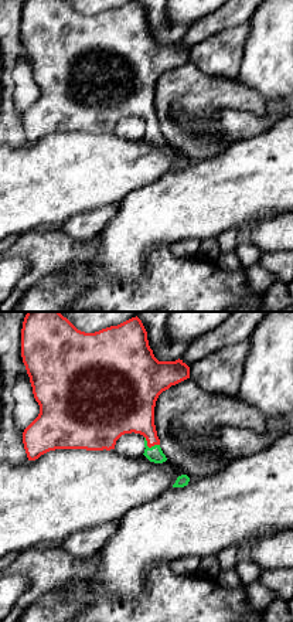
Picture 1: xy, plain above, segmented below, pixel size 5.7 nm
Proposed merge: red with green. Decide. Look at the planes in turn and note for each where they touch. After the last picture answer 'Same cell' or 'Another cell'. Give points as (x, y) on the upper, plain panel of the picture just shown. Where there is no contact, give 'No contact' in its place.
Touches red at (149, 129)

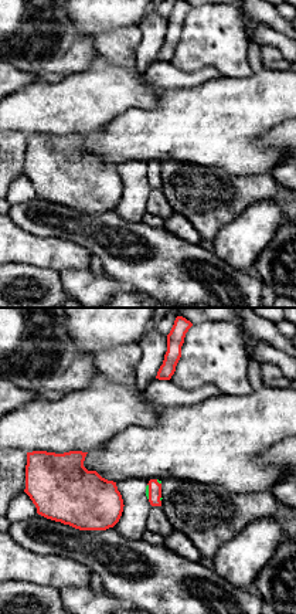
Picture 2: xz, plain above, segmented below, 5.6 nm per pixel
Touches red at (149, 173)

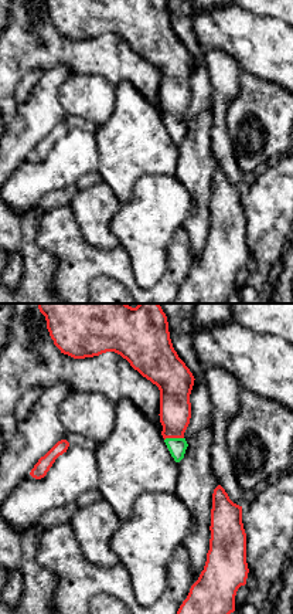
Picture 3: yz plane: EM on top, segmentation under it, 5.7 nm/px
Touches red at (173, 119)

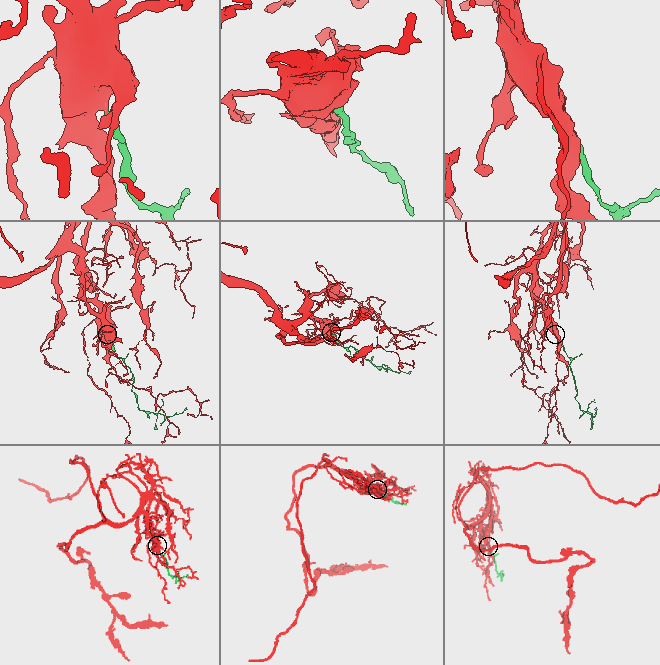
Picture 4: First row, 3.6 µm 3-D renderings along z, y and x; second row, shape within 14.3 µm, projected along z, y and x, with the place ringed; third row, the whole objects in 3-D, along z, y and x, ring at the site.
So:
Same cell

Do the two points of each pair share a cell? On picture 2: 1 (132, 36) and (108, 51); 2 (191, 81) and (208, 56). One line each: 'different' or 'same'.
1: same
2: different

